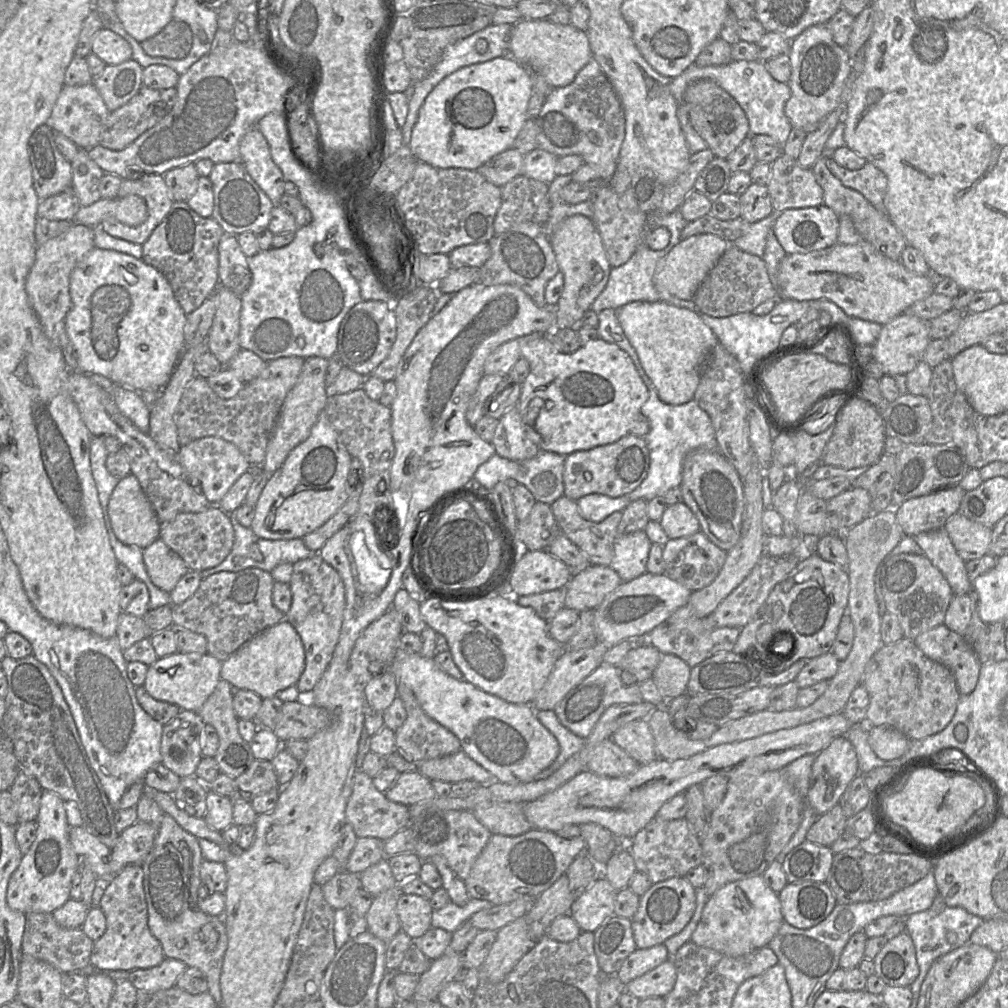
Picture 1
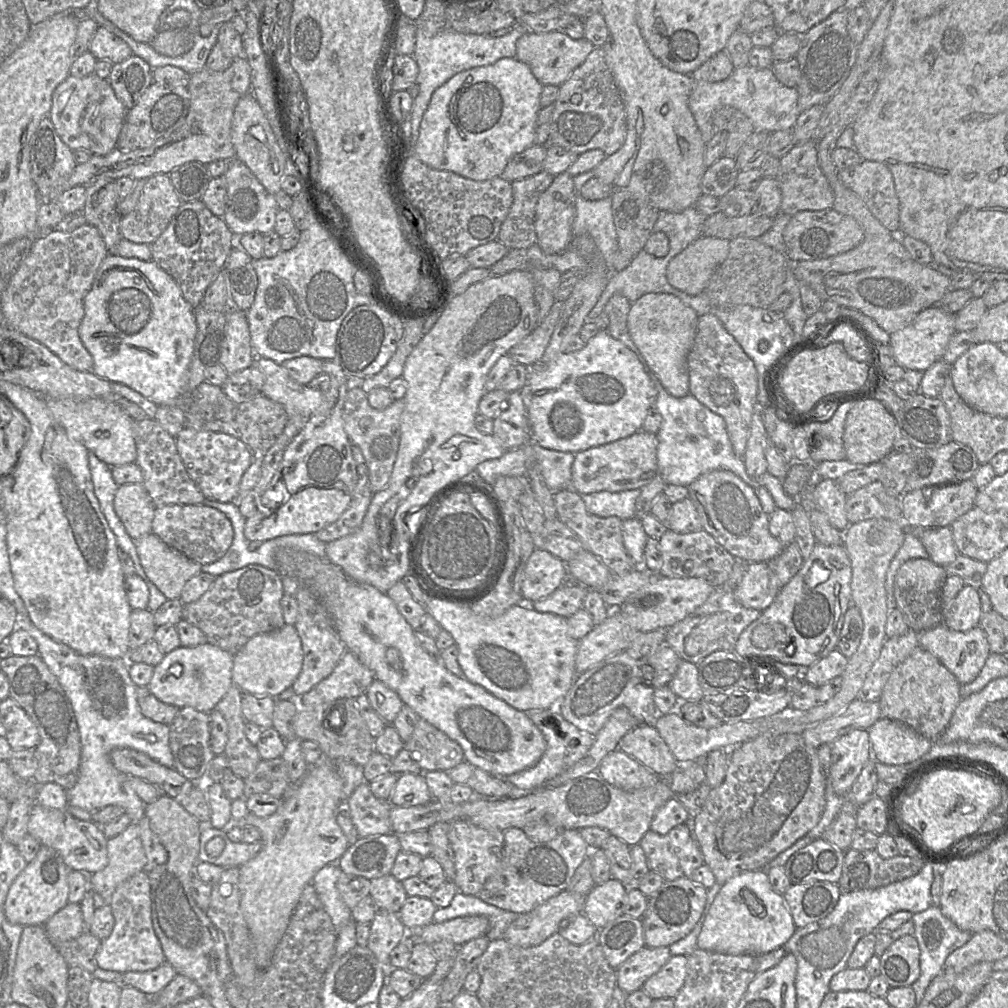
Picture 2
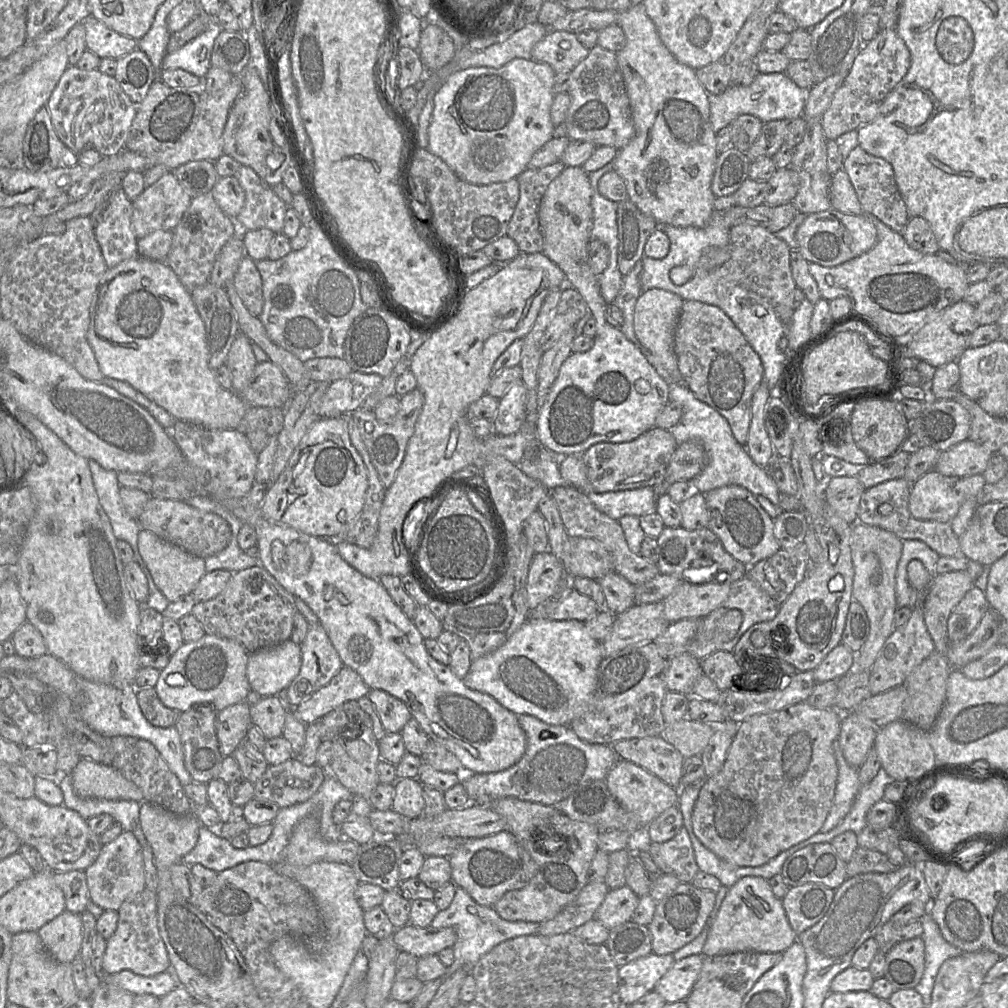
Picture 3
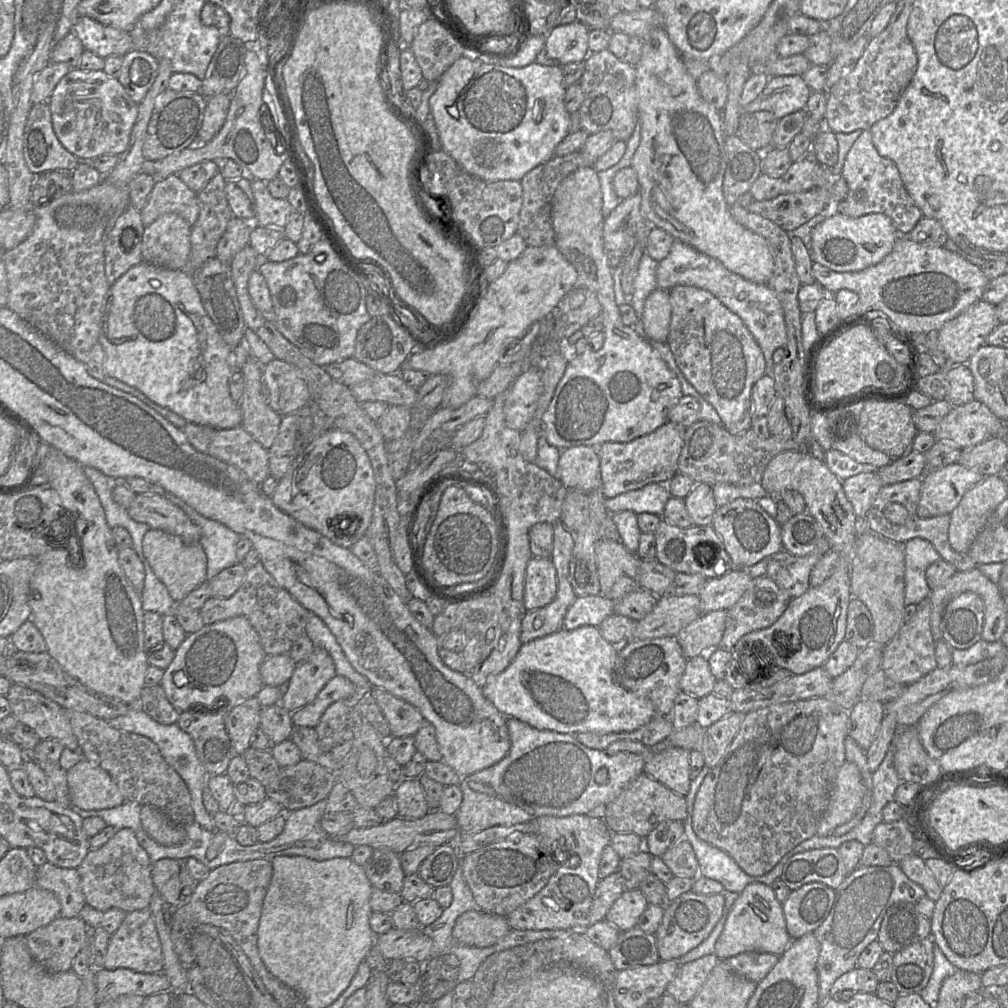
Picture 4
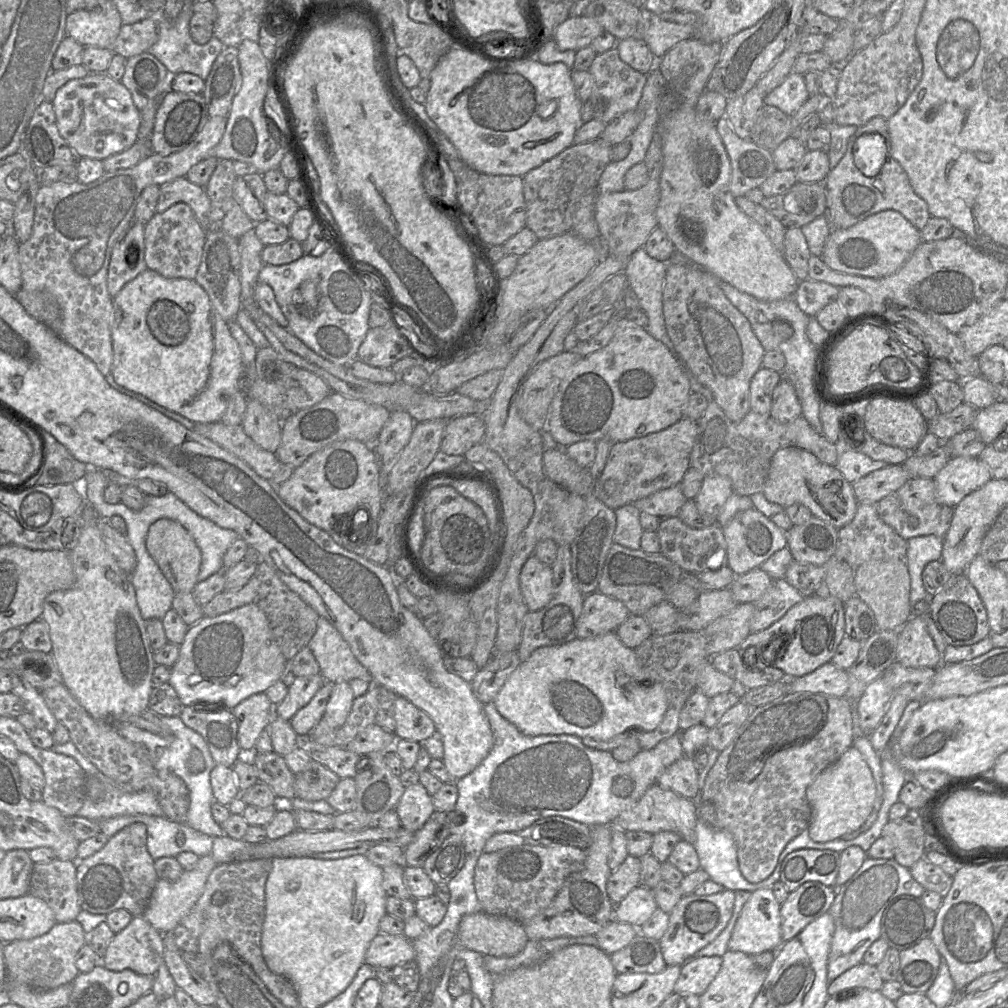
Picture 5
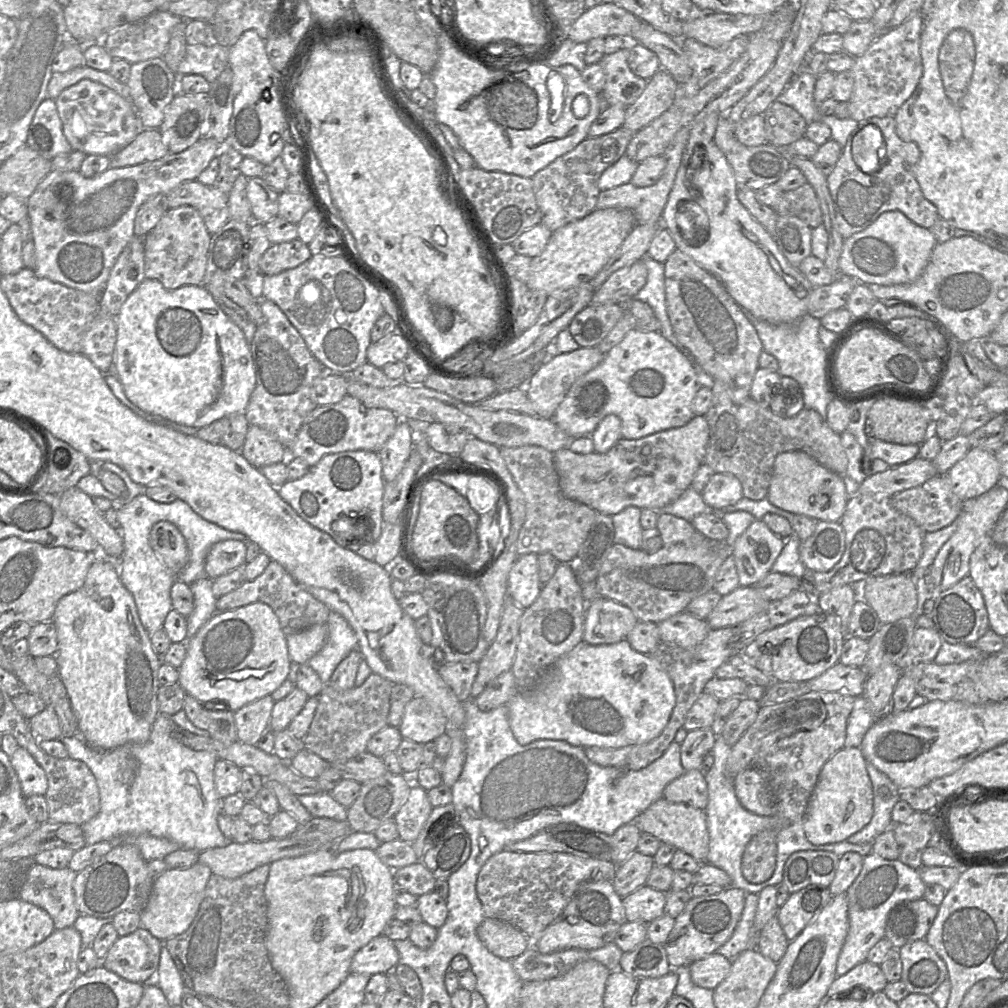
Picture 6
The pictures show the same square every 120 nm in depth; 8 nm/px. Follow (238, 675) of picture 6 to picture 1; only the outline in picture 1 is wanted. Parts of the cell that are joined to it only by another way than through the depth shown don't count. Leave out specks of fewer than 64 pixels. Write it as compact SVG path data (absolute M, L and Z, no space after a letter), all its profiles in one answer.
M177 651L158 658L149 666L143 686L148 694L158 701L175 704L181 710L198 712L221 679L221 665L222 662L209 653Z

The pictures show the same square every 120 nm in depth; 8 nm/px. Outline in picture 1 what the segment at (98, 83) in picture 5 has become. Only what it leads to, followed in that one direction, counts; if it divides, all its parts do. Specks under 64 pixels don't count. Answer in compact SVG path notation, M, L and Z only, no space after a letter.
M92 83L84 86L64 86L57 98L47 125L57 131L79 149L89 150L100 145L100 137L110 114L102 97Z

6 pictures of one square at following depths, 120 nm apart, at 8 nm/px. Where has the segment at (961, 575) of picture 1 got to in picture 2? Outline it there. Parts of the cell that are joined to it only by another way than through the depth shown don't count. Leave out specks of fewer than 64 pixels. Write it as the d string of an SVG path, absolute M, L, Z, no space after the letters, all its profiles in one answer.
M950 527L914 528L913 534L922 542L929 559L946 567L951 564L959 552L953 540Z

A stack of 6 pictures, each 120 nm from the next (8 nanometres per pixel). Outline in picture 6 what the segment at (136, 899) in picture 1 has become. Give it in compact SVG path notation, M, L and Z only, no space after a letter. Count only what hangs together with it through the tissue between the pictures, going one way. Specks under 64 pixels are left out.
M139 927L131 934L119 936L101 964L127 981L148 984L156 976L162 943Z

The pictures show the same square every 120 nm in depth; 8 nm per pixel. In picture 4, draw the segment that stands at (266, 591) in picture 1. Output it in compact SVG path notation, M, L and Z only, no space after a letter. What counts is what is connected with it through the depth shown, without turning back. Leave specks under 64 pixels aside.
M262 563L247 569L242 585L233 595L228 598L210 597L199 611L204 625L237 616L246 617L258 634L267 656L289 653L295 641L306 633L306 622L310 613L276 582Z

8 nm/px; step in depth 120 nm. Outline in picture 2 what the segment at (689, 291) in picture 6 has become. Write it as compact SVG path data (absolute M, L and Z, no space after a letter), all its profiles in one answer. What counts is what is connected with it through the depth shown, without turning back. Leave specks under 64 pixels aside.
M713 313L699 316L693 345L687 355L689 392L723 417L737 456L744 456L754 411L758 408L758 373L753 360Z

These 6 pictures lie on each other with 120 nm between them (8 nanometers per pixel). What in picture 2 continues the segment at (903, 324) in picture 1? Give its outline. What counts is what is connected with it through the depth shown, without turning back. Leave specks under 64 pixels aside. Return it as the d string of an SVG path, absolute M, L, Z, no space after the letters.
M933 306L921 311L907 326L890 334L889 347L899 366L906 370L925 372L935 362L942 360L955 333L955 314Z

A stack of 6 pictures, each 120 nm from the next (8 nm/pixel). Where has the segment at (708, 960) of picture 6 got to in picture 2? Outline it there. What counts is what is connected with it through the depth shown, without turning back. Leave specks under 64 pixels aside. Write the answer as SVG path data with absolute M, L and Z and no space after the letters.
M671 956L667 963L642 986L652 1000L674 999L684 985L687 975L687 957Z

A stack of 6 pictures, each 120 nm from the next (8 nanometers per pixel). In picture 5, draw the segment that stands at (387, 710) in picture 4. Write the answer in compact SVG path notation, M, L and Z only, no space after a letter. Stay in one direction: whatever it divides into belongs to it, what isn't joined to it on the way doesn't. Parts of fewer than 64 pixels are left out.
M400 696L394 703L394 718L397 739L422 742L436 732L435 724L426 712Z

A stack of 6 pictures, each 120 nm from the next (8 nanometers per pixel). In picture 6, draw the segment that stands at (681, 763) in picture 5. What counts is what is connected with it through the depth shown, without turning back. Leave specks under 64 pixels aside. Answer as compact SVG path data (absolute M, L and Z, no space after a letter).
M699 769L685 771L665 787L663 797L673 803L705 810L708 805L708 788L704 775Z

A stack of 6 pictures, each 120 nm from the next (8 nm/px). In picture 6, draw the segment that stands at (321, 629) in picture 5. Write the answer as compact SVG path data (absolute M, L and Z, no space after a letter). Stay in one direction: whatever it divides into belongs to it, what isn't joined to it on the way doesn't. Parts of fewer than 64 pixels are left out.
M330 612L326 622L328 637L323 648L307 661L318 674L323 684L327 684L338 664L348 654L358 648L355 632L348 622L337 612Z

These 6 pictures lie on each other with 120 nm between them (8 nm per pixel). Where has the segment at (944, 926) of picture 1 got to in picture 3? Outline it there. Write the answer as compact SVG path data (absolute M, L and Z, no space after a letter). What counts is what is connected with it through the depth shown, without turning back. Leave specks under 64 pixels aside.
M929 912L917 921L920 921L923 926L921 938L925 943L925 969L920 982L914 989L922 996L925 1007L928 1007L941 965L945 960L960 955L962 951L945 940Z

